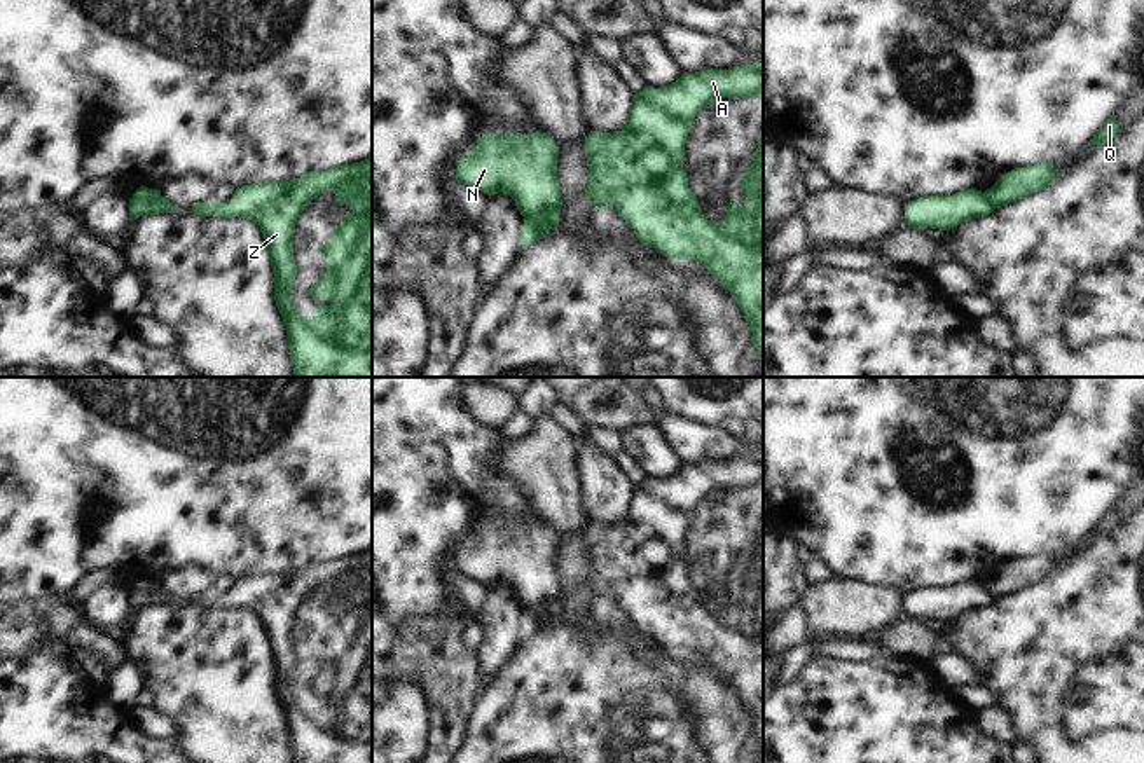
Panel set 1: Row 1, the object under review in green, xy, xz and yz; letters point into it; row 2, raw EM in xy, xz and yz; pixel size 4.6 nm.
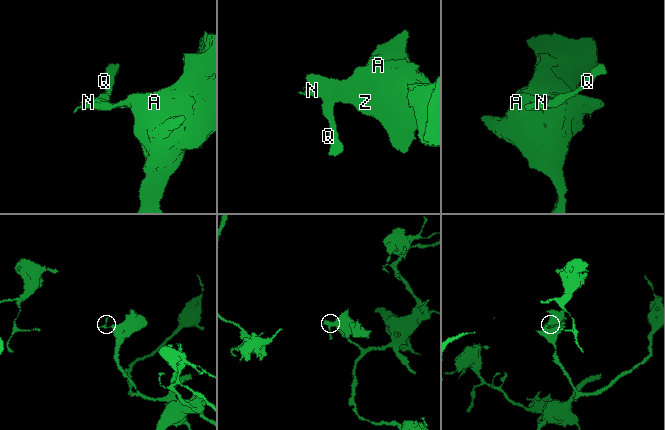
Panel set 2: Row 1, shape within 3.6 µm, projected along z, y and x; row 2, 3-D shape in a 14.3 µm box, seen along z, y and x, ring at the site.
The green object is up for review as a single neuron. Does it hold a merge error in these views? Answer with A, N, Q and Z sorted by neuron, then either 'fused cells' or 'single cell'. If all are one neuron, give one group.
A N Z / Q; fused cells

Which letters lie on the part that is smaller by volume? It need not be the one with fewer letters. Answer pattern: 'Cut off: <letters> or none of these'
Cut off: Q

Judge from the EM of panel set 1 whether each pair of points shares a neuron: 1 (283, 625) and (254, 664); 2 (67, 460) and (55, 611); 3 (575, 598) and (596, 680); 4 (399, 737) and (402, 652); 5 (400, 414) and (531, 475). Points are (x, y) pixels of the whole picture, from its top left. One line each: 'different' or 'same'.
1: different
2: different
3: different
4: different
5: different

